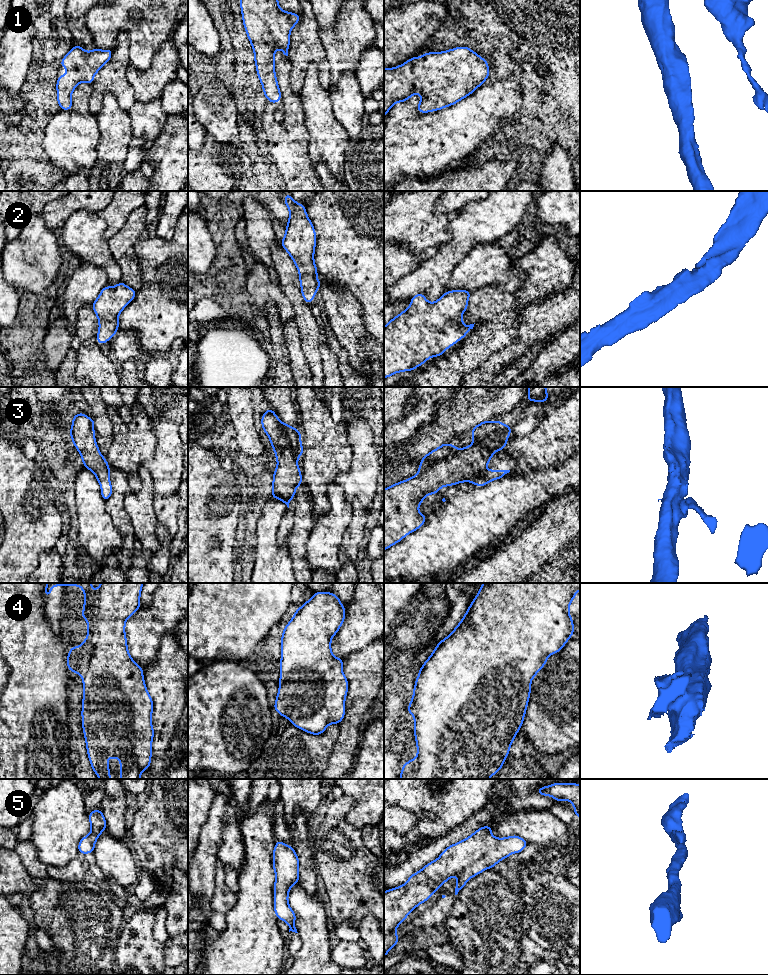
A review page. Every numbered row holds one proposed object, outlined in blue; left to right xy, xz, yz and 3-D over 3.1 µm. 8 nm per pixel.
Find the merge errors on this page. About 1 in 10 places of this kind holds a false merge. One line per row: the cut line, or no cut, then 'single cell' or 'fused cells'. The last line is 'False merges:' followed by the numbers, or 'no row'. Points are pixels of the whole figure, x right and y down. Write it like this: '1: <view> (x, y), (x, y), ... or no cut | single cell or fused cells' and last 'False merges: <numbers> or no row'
1: no cut | single cell
2: no cut | single cell
3: no cut | single cell
4: no cut | single cell
5: no cut | single cell
False merges: no row

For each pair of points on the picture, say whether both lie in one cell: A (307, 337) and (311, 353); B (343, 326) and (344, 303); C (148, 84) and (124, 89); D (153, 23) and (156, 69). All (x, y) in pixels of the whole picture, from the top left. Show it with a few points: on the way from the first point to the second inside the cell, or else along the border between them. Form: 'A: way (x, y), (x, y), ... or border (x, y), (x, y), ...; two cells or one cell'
A: way (311, 341), (311, 349); one cell
B: way (344, 320), (344, 309); one cell
C: border (126, 77), (136, 100); two cells
D: border (171, 38), (146, 69), (135, 67); two cells

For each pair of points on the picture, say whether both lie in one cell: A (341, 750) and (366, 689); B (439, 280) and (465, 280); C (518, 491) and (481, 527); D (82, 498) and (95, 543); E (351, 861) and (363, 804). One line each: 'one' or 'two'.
A: one
B: two
C: one
D: one
E: two

